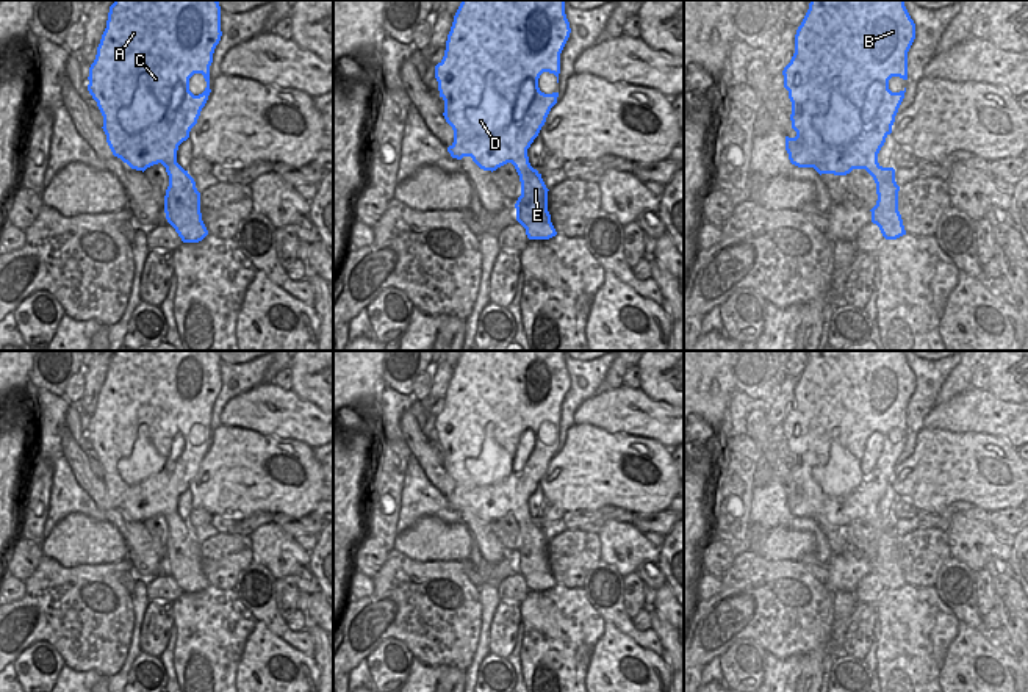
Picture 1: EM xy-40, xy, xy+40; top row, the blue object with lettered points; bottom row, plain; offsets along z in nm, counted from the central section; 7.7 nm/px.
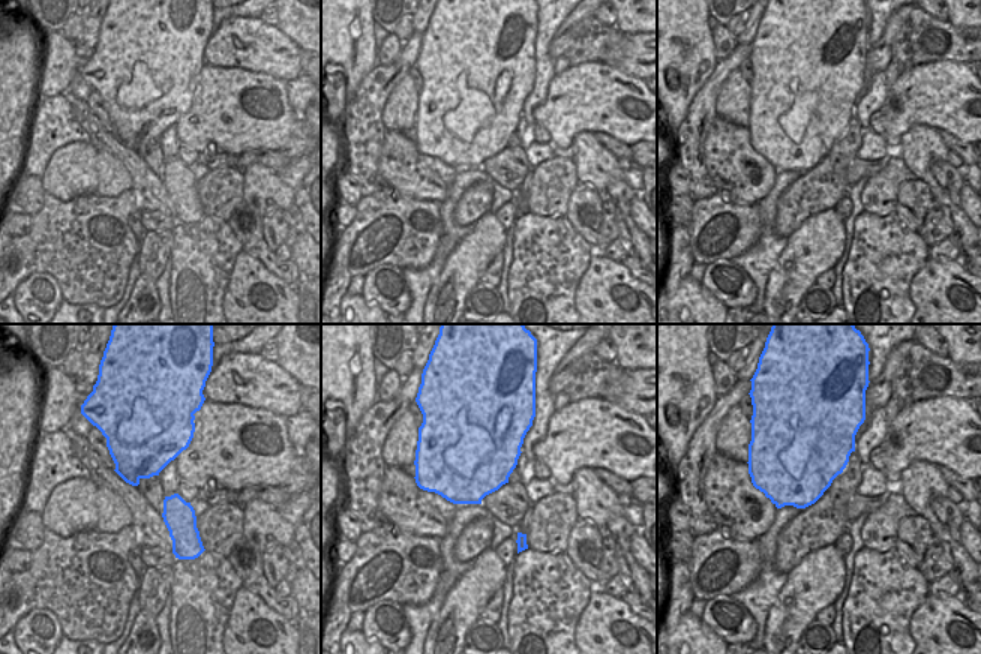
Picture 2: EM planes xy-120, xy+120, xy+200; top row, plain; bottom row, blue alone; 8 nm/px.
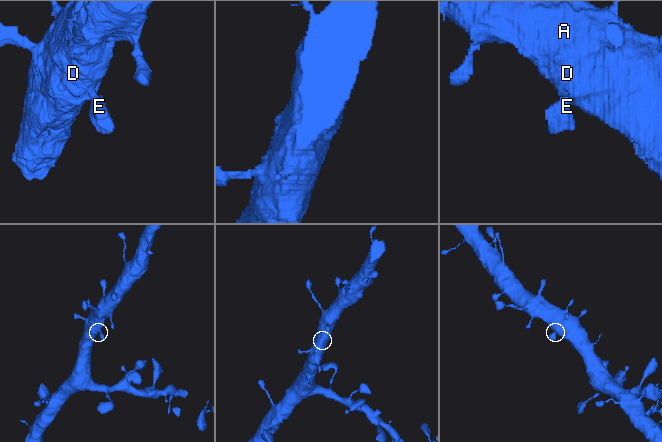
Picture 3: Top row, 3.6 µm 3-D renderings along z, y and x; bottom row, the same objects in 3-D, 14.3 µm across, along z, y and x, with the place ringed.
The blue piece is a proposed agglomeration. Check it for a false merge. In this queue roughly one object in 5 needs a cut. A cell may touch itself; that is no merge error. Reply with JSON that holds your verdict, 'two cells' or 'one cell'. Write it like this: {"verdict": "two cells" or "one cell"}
{"verdict": "one cell"}

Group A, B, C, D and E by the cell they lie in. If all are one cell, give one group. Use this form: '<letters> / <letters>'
A B C D E

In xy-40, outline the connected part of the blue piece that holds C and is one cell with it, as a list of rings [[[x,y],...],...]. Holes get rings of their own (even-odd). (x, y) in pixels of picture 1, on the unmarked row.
[[[114,351],[89,418],[88,442],[103,467],[102,479],[113,506],[142,523],[158,514],[166,518],[164,564],[183,593],[199,593],[208,586],[200,543],[177,514],[177,501],[189,488],[211,443],[210,416],[221,387],[217,351]],[[194,424],[202,424],[207,432],[199,446],[189,442]]]

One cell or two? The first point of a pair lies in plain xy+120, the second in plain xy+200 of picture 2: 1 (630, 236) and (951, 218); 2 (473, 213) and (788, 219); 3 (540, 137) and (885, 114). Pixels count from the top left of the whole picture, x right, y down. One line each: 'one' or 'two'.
1: one
2: one
3: one

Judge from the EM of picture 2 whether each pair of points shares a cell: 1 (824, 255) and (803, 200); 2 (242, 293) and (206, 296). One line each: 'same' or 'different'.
1: different
2: different

